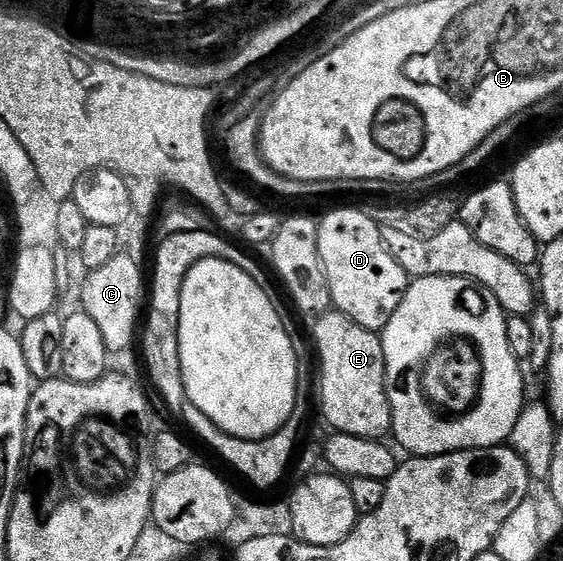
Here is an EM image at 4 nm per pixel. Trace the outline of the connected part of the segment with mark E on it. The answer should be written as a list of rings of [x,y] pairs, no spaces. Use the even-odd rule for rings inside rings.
[[[333,308],[316,322],[316,350],[320,353],[320,410],[337,434],[383,439],[392,428],[388,384],[384,380],[384,353],[380,334],[354,324]]]

